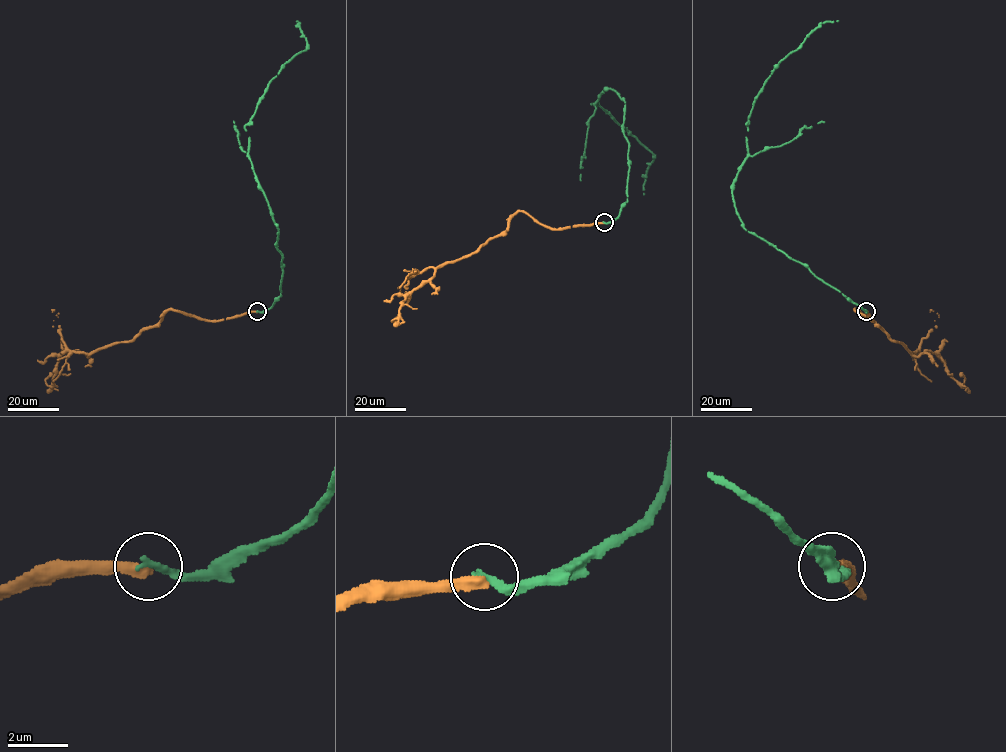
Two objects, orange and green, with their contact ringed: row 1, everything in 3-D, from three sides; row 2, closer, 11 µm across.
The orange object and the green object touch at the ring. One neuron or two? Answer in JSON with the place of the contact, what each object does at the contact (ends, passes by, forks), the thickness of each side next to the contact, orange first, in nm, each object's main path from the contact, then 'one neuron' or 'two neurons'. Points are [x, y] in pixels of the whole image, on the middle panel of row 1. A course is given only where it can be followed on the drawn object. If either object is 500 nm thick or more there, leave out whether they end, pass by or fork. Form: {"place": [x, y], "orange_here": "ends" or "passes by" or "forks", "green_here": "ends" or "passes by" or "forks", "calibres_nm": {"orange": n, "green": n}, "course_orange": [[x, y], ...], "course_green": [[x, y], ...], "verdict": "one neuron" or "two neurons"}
{"place": [604, 222], "orange_here": "ends", "green_here": "ends", "calibres_nm": {"orange": 400, "green": 260}, "course_orange": [[604, 222], [552, 229], [518, 211], [503, 233], [440, 265], [410, 291], [391, 320], [400, 319]], "course_green": [[604, 222], [627, 201], [629, 169], [625, 102], [606, 89], [591, 104], [653, 154], [644, 194]], "verdict": "two neurons"}

